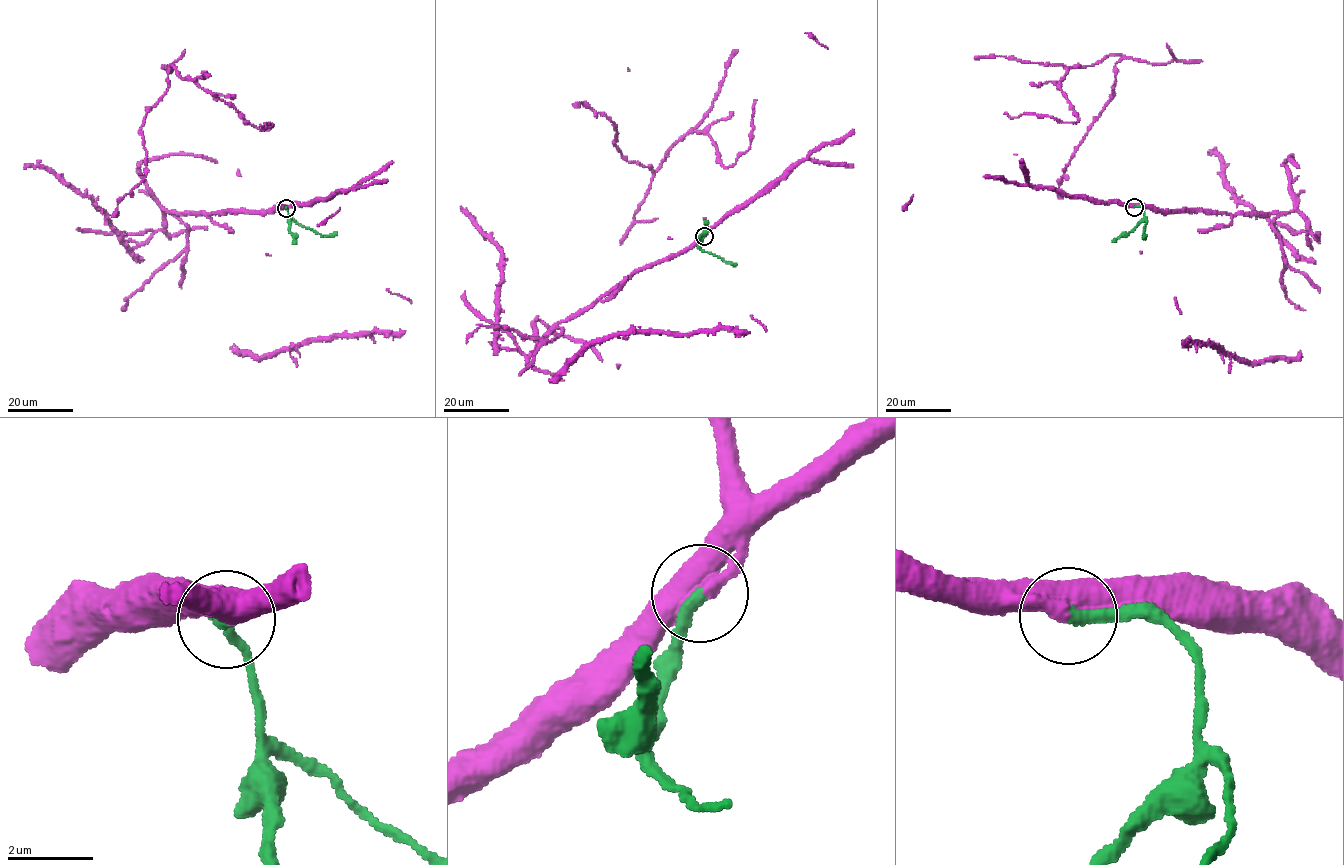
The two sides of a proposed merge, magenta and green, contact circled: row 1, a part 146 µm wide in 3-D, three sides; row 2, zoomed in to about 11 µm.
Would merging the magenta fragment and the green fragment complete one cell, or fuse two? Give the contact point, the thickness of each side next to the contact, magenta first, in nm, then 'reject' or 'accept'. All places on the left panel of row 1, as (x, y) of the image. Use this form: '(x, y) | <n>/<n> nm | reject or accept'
(286, 208) | 380/300 nm | accept

